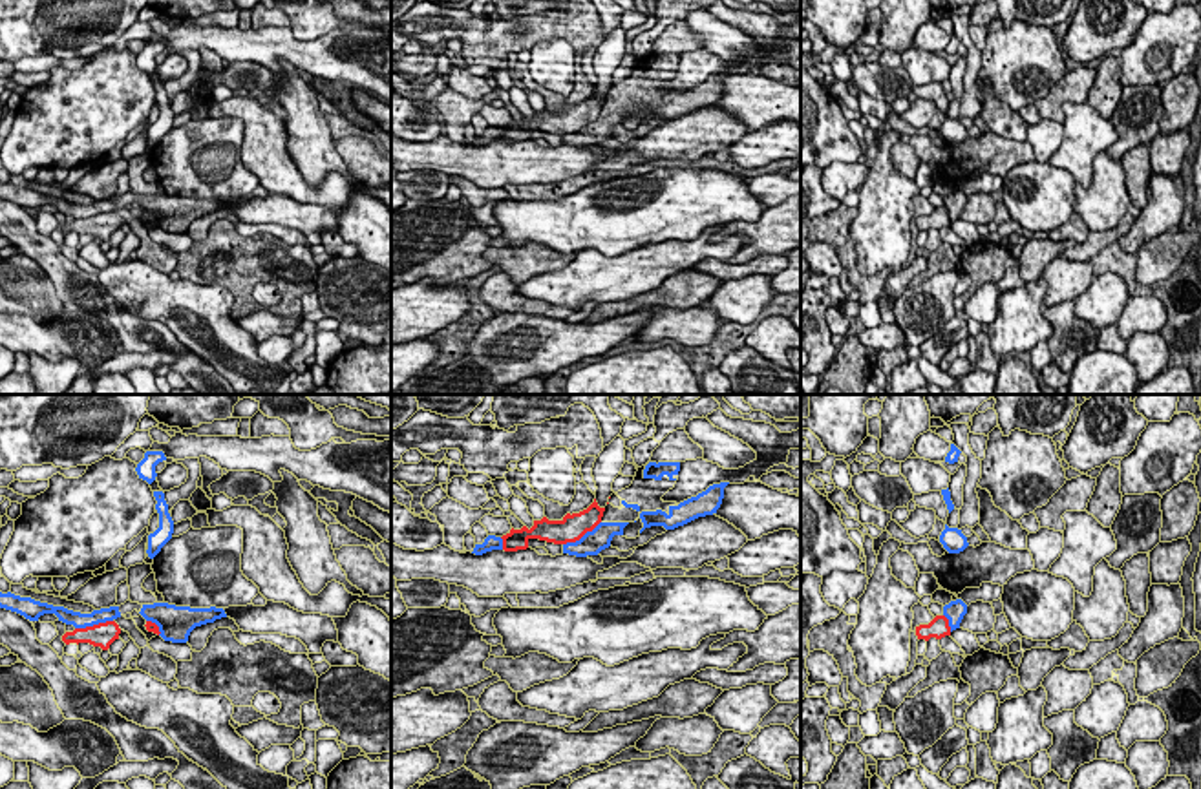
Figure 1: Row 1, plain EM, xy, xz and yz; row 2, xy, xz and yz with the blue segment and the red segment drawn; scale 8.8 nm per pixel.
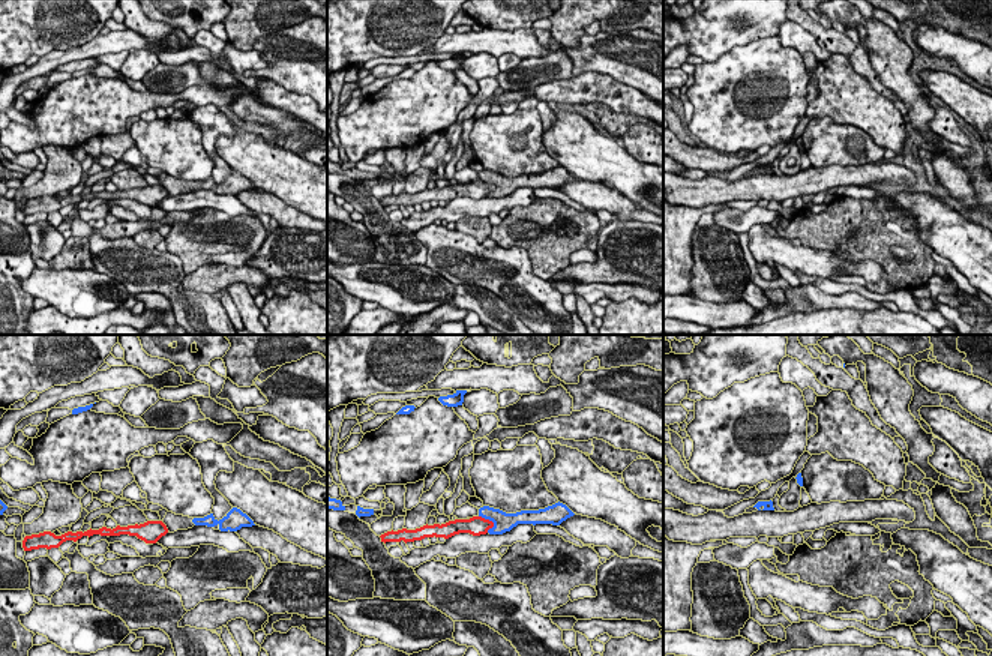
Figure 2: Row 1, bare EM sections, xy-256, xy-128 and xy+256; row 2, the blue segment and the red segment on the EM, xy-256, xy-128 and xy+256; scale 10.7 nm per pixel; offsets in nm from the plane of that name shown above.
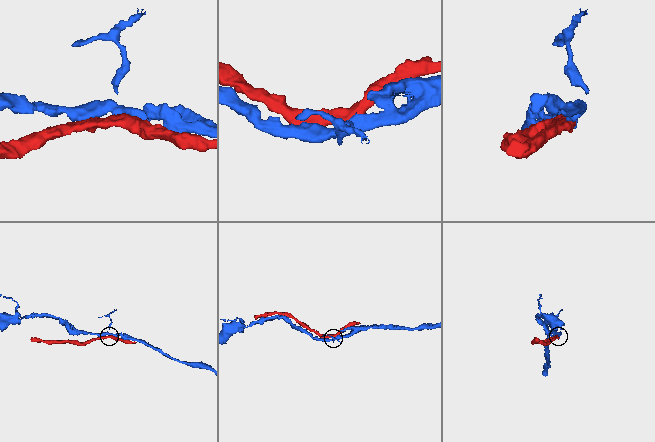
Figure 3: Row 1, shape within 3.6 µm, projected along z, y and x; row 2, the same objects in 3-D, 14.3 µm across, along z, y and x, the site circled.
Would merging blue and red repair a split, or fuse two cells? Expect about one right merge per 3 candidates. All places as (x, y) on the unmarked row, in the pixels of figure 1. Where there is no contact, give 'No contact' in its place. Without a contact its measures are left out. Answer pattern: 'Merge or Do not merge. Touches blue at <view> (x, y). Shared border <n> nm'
Do not merge. Touches blue at xy (94, 214). Shared border 340 nm

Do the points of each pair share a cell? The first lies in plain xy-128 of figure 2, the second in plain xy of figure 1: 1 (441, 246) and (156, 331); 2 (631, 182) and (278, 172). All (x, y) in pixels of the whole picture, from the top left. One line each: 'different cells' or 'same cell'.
1: different cells
2: same cell

